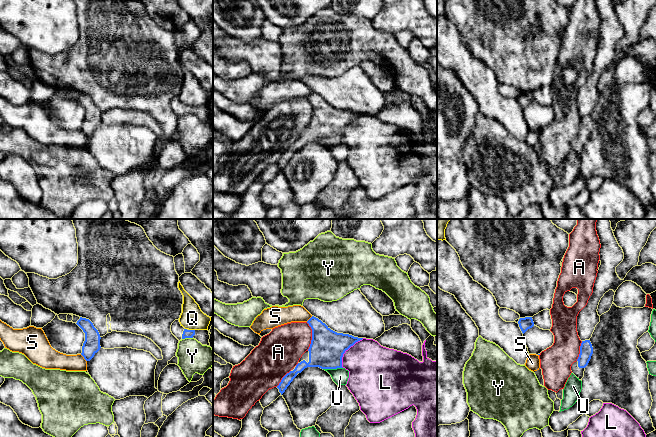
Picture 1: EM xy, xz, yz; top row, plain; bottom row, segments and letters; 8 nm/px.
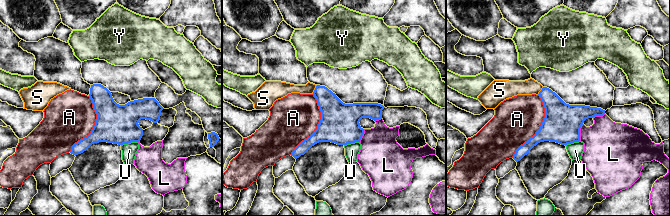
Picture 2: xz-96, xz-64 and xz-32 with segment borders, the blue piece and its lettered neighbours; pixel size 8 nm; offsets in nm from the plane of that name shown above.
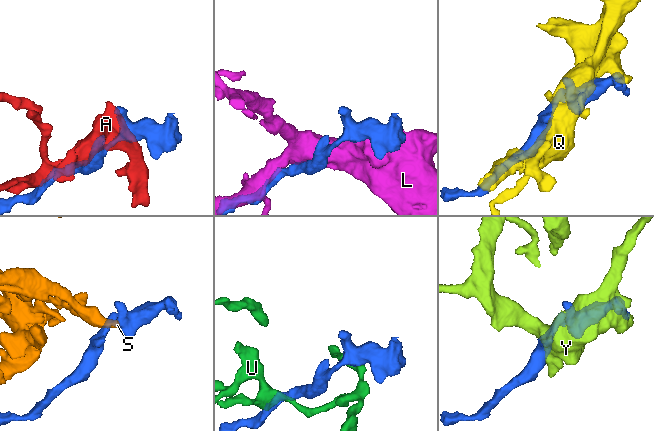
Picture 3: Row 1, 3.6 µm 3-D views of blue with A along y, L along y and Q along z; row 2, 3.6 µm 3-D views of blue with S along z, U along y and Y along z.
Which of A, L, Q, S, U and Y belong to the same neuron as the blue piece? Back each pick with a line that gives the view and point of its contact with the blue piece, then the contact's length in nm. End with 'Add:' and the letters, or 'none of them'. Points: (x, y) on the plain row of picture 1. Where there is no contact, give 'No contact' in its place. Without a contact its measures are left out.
Add: none of them

